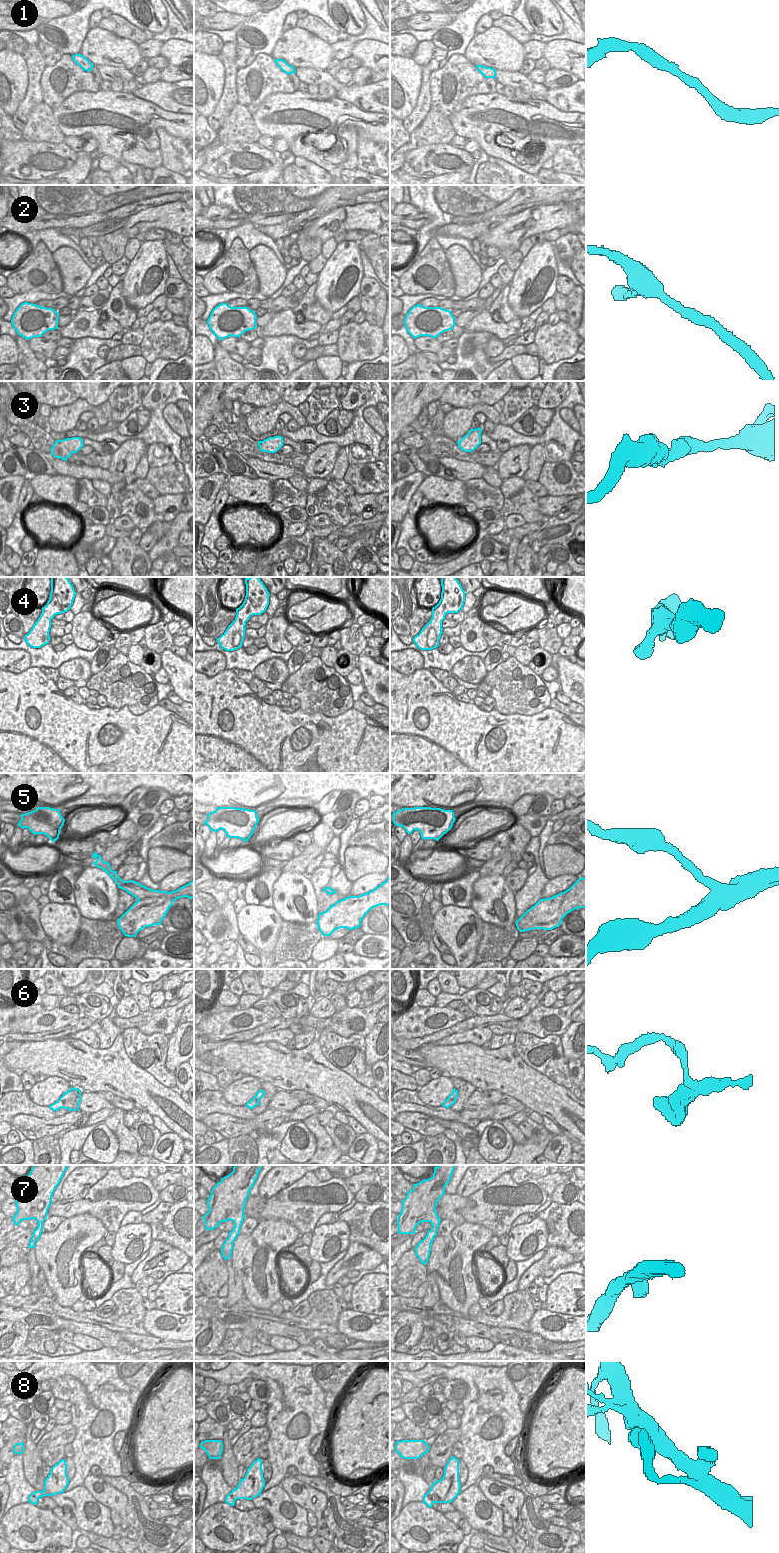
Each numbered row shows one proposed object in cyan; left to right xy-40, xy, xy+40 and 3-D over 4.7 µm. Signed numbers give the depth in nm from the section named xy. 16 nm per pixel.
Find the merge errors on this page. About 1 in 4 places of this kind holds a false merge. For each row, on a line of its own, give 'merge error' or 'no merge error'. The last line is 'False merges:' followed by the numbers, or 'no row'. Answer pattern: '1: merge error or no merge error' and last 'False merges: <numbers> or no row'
1: no merge error
2: no merge error
3: no merge error
4: no merge error
5: merge error
6: no merge error
7: no merge error
8: no merge error
False merges: 5

